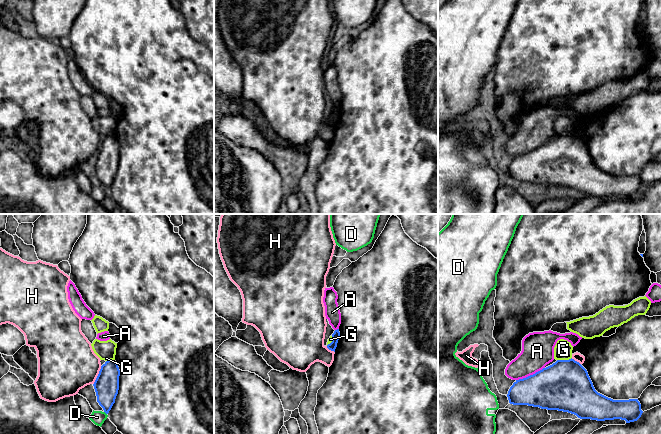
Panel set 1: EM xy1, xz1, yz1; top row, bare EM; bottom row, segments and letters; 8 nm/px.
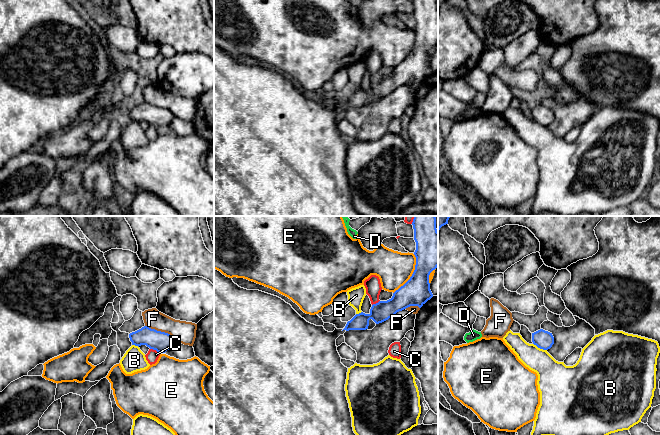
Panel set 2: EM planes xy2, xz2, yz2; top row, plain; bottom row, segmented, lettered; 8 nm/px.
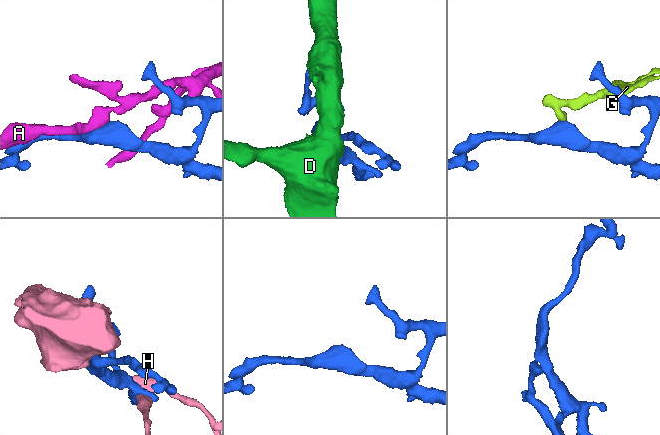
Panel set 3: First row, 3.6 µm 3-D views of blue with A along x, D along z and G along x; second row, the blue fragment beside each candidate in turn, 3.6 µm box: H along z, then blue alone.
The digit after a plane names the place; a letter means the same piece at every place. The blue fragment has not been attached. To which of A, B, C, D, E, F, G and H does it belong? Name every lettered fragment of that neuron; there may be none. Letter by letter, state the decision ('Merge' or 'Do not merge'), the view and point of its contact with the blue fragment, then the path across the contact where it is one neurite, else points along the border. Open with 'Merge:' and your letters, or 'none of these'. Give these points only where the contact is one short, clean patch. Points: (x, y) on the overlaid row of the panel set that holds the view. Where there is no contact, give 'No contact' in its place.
Merge: none of these
A: Do not merge. Touches blue at yz1 (530, 375)
B: Do not merge. Touches blue at yz2 (540, 348). Boundary: yz2 (533, 343), (546, 350)
C: Do not merge. Touches blue at xy2 (155, 349)
D: Do not merge. Touches blue at xy1 (105, 412). Boundary: xy1 (104, 411), (106, 414)
E: Do not merge. Touches blue at xz2 (412, 274)
F: Do not merge. Touches blue at xy2 (160, 331)
G: Do not merge. Touches blue at yz1 (564, 360). Boundary: yz1 (571, 357), (565, 360), (557, 360)
H: Do not merge. Touches blue at xy1 (98, 375)

